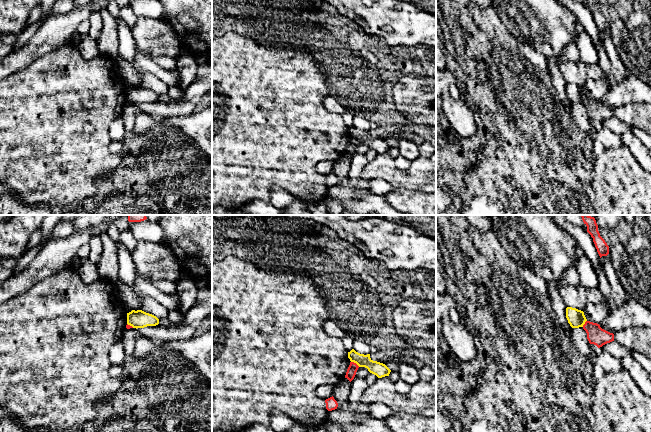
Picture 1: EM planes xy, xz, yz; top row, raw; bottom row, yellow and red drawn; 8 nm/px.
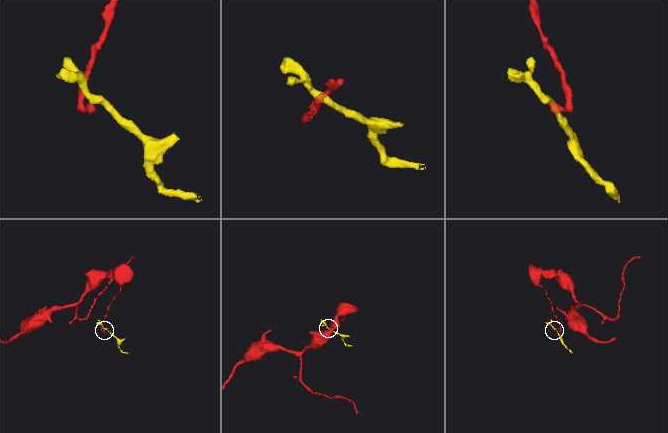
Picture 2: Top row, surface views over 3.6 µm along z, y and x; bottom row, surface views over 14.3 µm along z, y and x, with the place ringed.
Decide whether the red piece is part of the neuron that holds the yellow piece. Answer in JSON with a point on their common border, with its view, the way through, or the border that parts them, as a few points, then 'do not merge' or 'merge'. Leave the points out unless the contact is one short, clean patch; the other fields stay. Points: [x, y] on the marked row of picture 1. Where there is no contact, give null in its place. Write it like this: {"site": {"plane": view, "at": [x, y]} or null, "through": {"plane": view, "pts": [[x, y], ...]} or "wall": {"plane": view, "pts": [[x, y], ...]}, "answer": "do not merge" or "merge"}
{"site": {"plane": "xz", "at": [355, 362]}, "wall": {"plane": "xz", "pts": [[351, 361], [359, 366]]}, "answer": "do not merge"}

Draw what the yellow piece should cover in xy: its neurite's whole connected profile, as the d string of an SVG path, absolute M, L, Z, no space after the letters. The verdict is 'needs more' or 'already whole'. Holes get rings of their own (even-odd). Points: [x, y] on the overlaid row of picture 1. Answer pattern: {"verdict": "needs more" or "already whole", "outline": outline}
{"verdict": "already whole", "outline": "M132 310L127 313L127 324L133 328L144 328L147 326L156 326L159 324L159 319L149 313L142 310Z"}

